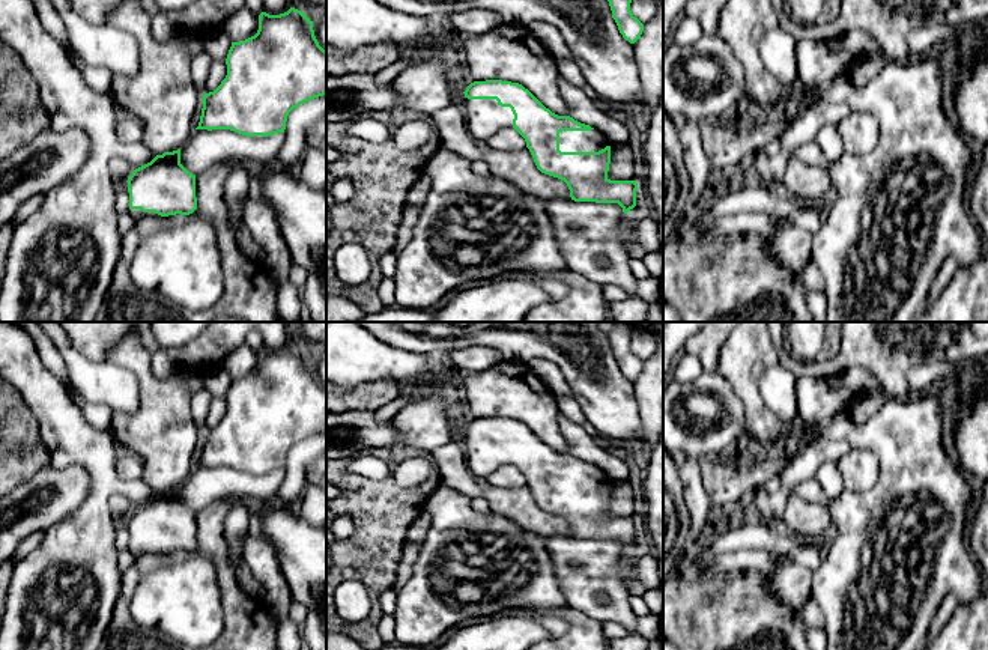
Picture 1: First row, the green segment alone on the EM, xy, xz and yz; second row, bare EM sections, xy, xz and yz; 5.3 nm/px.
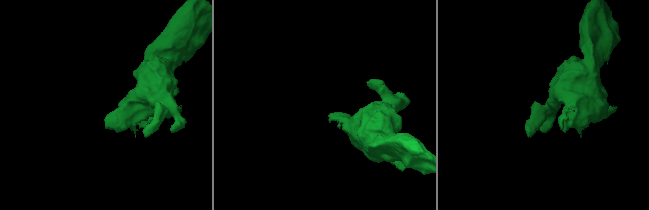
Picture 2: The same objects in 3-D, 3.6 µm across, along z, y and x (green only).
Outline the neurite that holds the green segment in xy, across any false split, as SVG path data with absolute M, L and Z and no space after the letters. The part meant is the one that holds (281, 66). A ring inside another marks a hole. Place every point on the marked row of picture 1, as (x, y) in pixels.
M295 8L280 15L262 12L257 33L232 42L226 65L226 78L202 98L195 129L230 129L247 137L268 137L284 132L293 108L326 95L326 51L314 36L313 21Z

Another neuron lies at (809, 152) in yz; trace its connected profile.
M815 138L797 146L793 150L791 156L794 156L799 161L806 162L809 166L817 166L817 167L826 166L823 150L818 146L818 143L815 141Z

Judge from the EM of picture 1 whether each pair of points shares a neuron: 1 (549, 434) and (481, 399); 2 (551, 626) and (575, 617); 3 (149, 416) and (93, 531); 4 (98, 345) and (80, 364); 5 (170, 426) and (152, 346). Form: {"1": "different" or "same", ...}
{"1": "same", "2": "different", "3": "different", "4": "different", "5": "different"}

